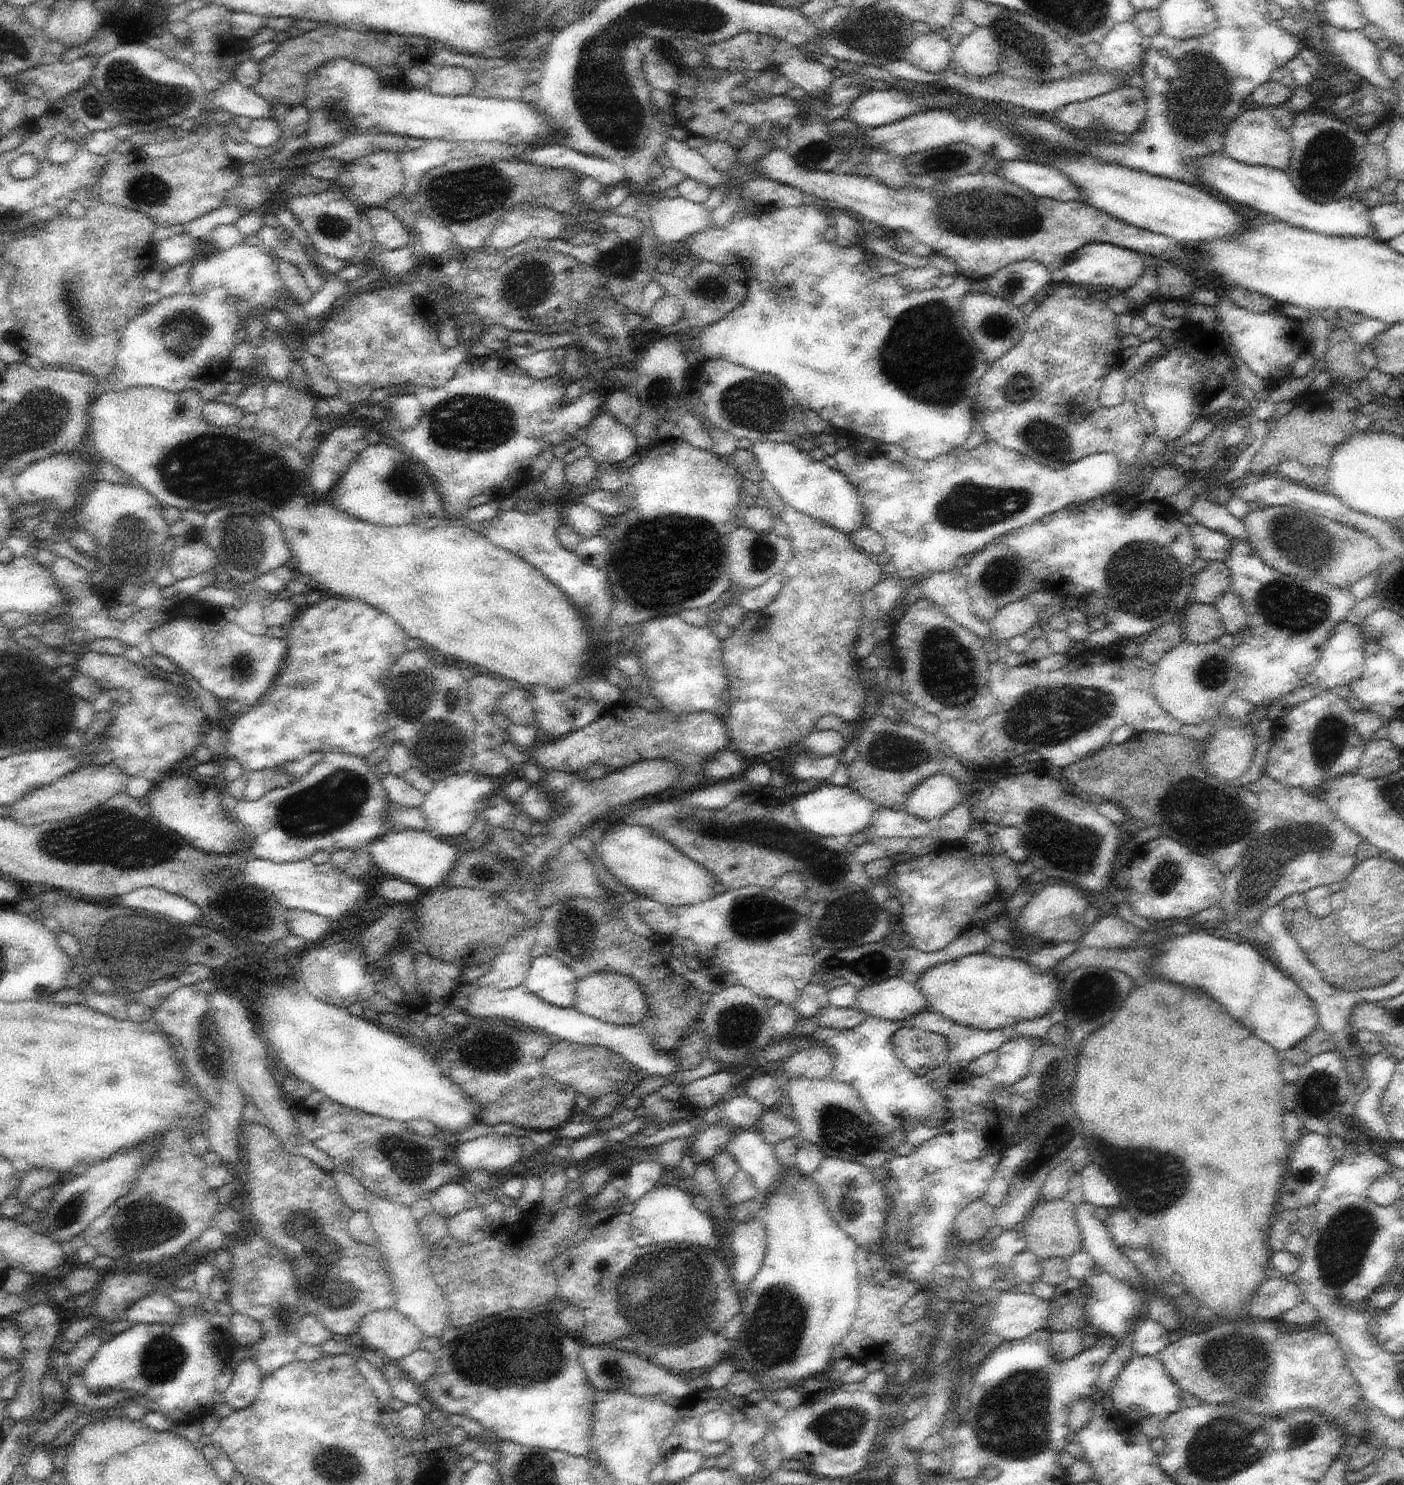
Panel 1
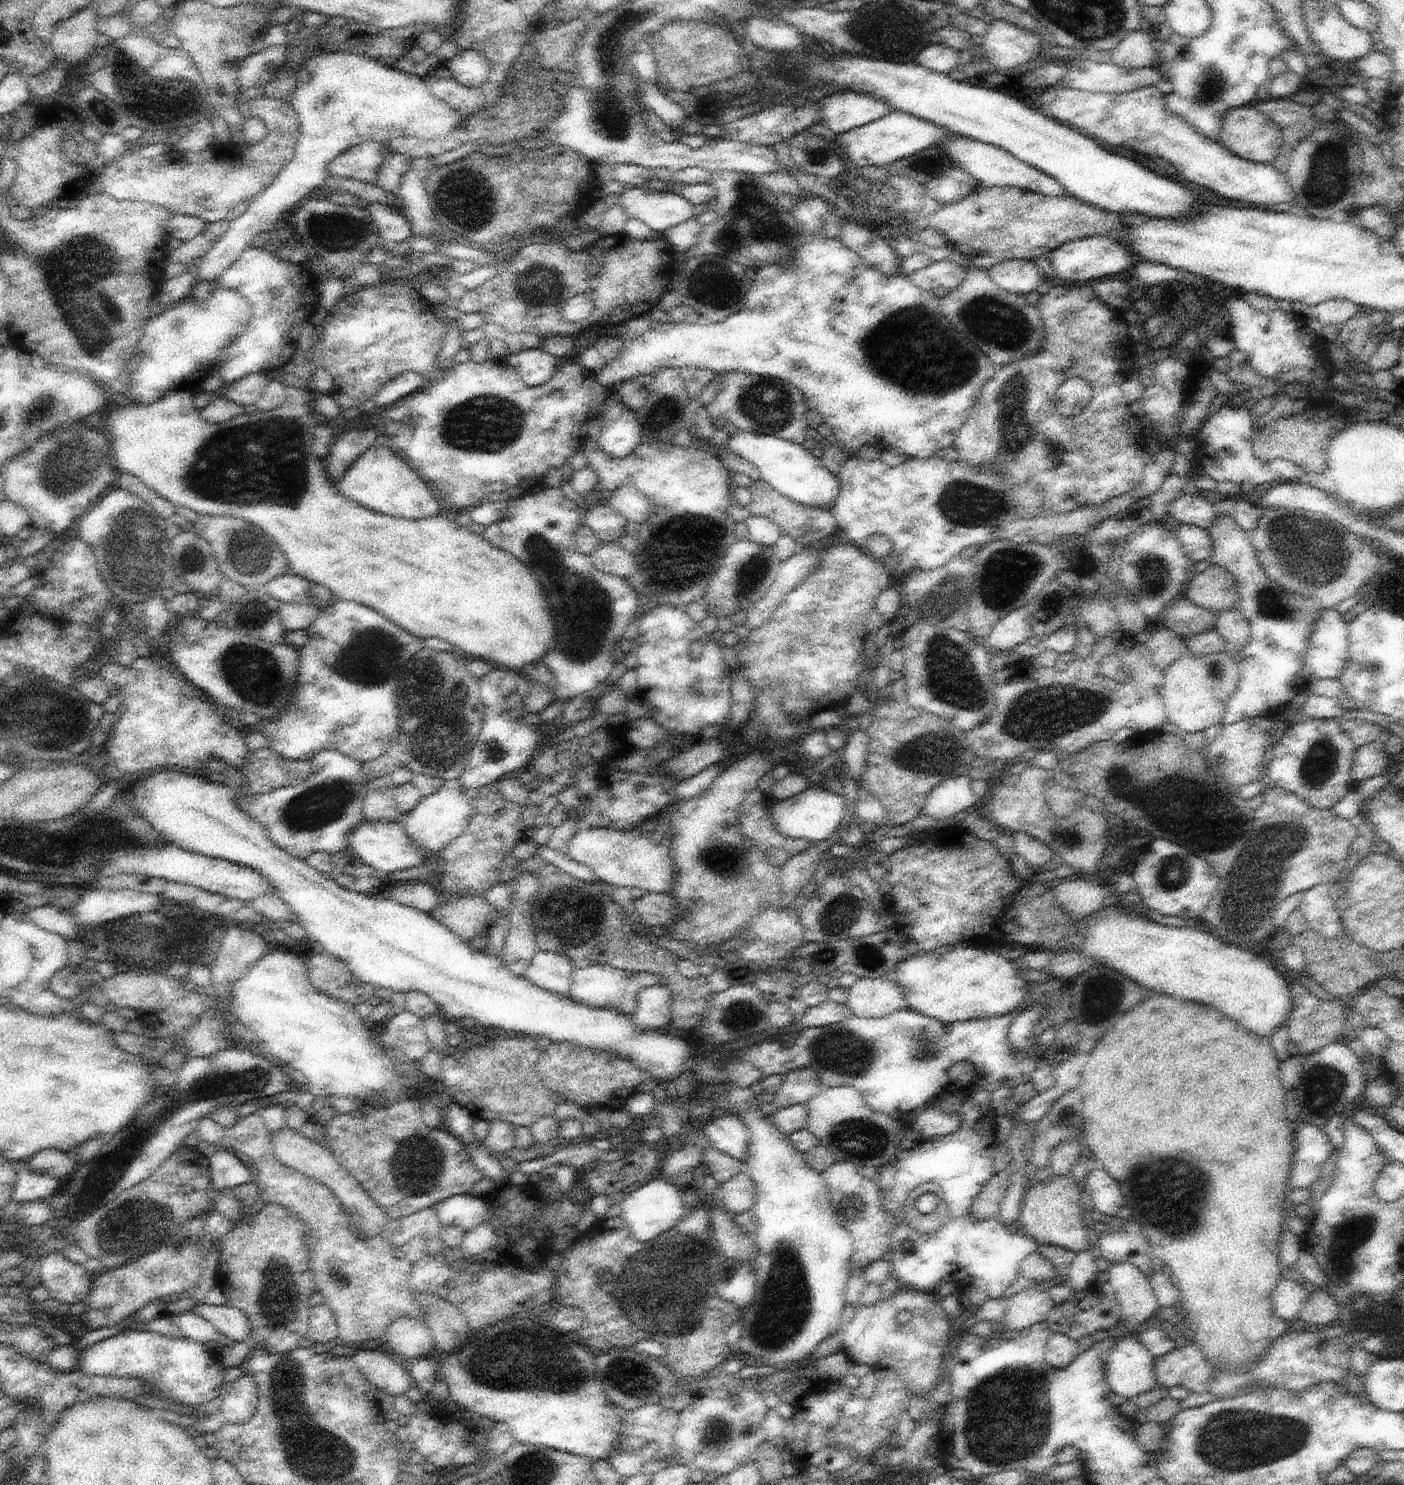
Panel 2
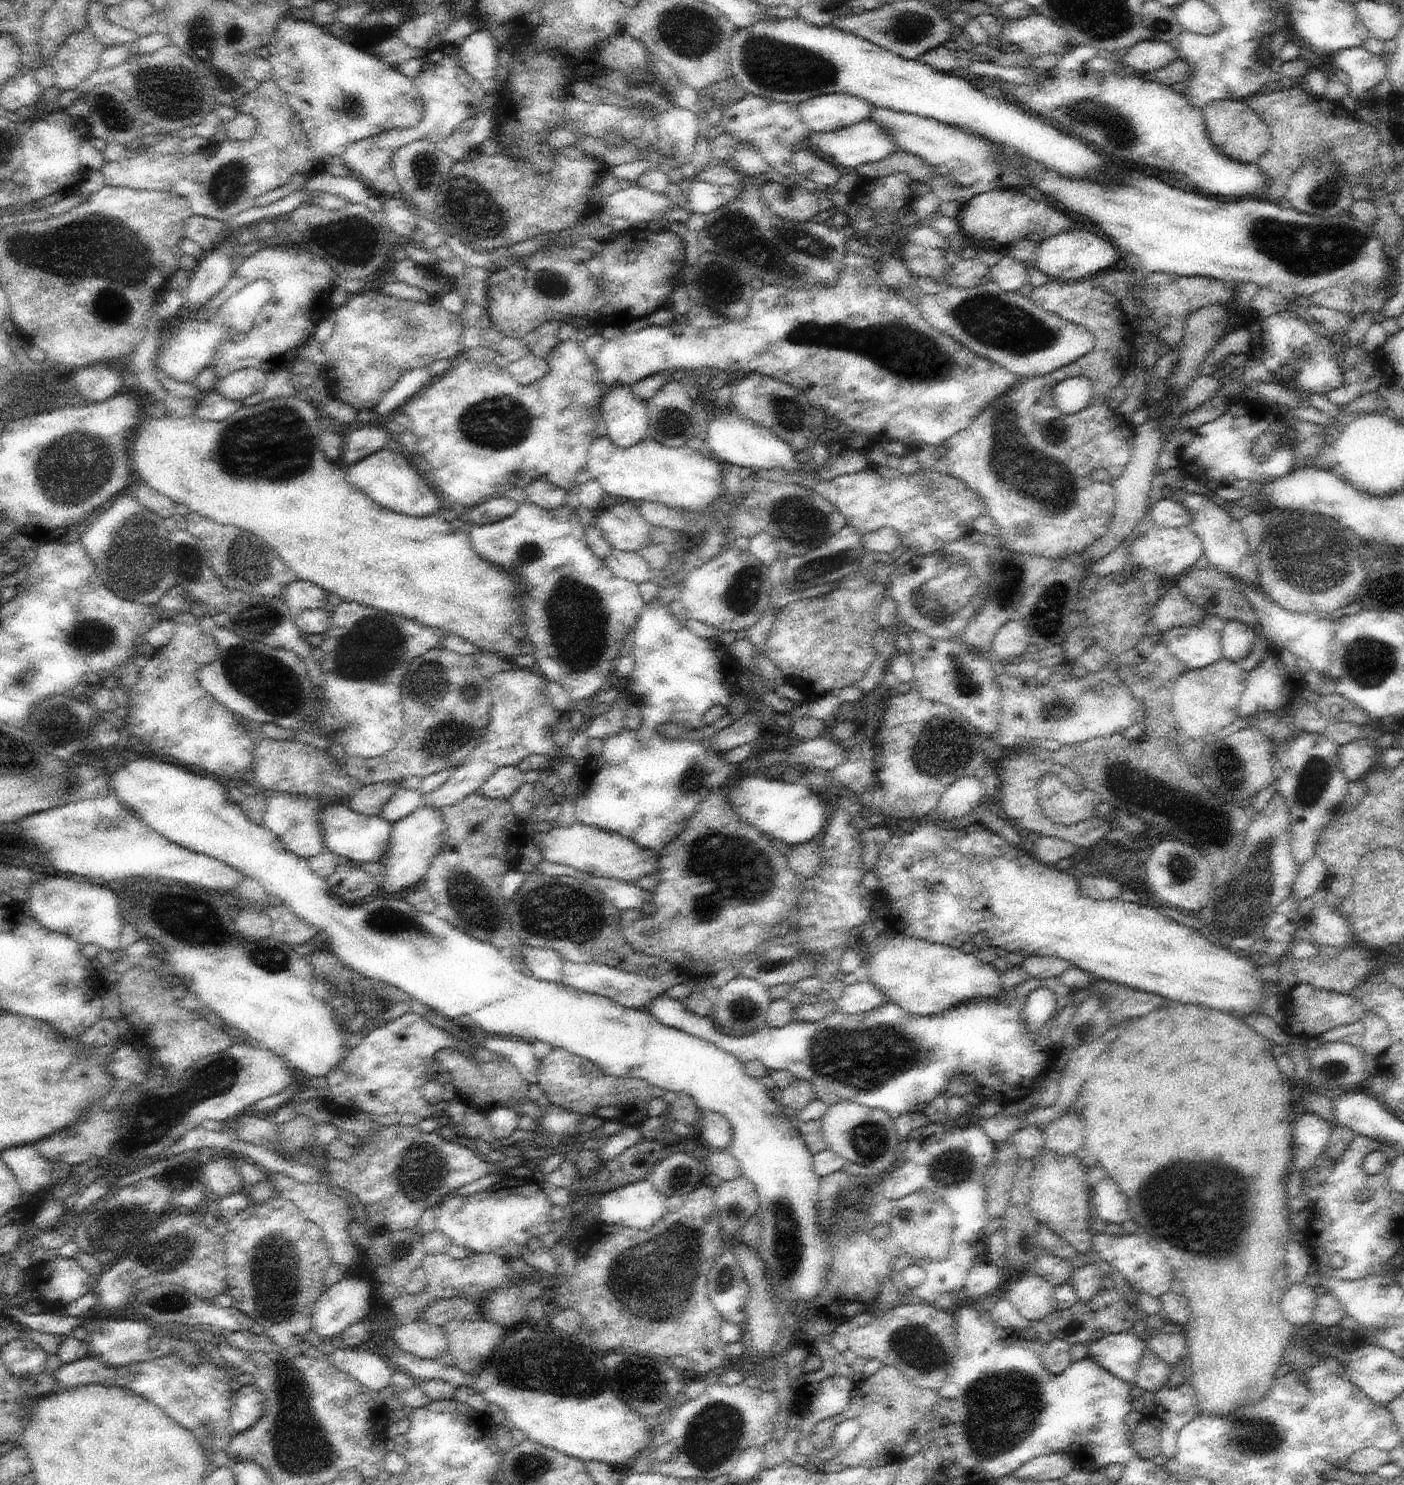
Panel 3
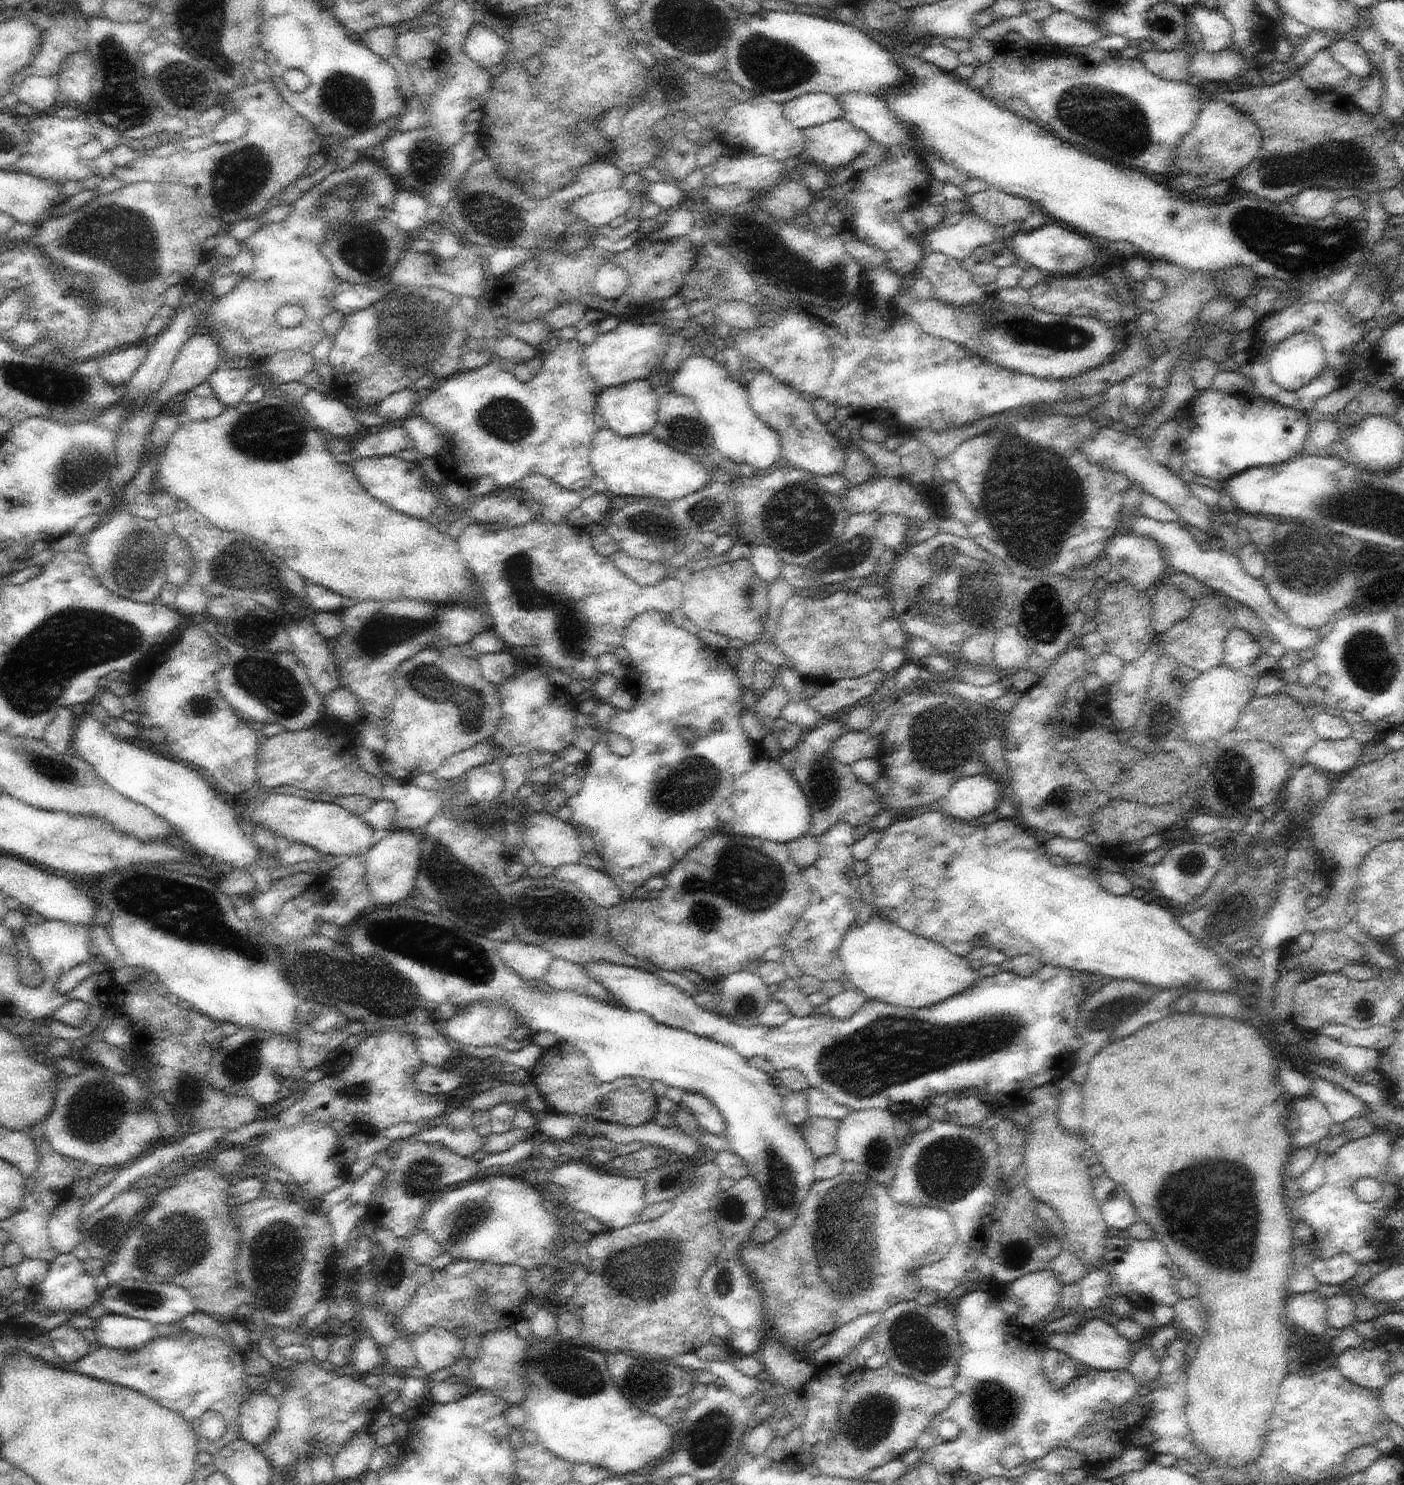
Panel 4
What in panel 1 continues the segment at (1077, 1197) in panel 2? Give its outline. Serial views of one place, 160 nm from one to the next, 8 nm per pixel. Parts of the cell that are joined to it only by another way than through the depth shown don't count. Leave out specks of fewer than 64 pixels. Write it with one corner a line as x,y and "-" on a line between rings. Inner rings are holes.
1066,1197
1051,1201
1039,1201
1025,1219
1026,1240
1030,1249
1041,1261
1048,1257
1070,1258
1083,1249
1083,1236
1079,1227
1075,1205

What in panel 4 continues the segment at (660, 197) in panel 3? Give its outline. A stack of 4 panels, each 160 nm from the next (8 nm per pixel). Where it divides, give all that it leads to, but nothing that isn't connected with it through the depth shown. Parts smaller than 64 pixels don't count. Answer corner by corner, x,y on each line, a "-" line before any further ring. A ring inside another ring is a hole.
620,187
619,189
588,193
571,204
571,211
578,220
582,220
586,222
586,224
589,224
594,231
595,228
602,228
602,226
610,224
617,216
628,212
631,208
632,201
633,196
628,190
624,187

